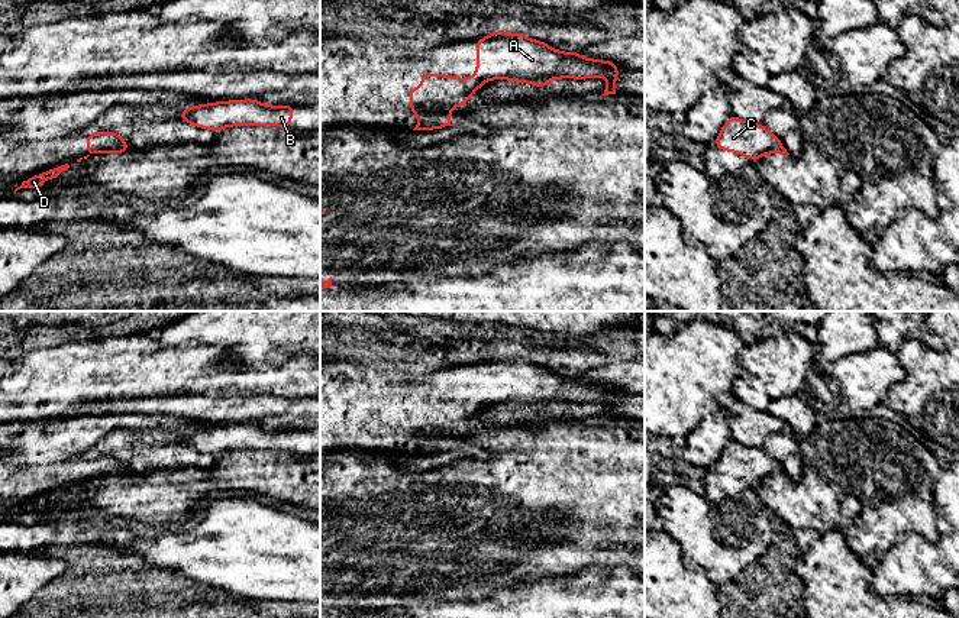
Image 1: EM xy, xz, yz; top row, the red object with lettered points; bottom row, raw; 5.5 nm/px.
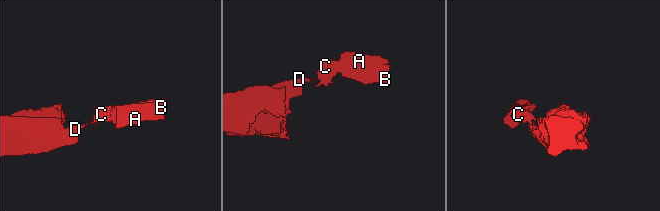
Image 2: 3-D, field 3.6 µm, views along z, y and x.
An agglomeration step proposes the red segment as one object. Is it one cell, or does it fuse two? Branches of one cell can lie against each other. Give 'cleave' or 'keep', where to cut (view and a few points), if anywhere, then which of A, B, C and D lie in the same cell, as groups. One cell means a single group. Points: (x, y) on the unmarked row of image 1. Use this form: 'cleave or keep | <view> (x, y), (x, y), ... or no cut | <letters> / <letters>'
cleave | xz (449, 432), (428, 434), (420, 442) | A B C / D

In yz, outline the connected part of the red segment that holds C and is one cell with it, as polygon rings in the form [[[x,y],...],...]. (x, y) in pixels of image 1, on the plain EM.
[[[730,440],[714,467],[721,475],[732,475],[758,485],[772,472],[779,470],[781,465],[763,449]]]

